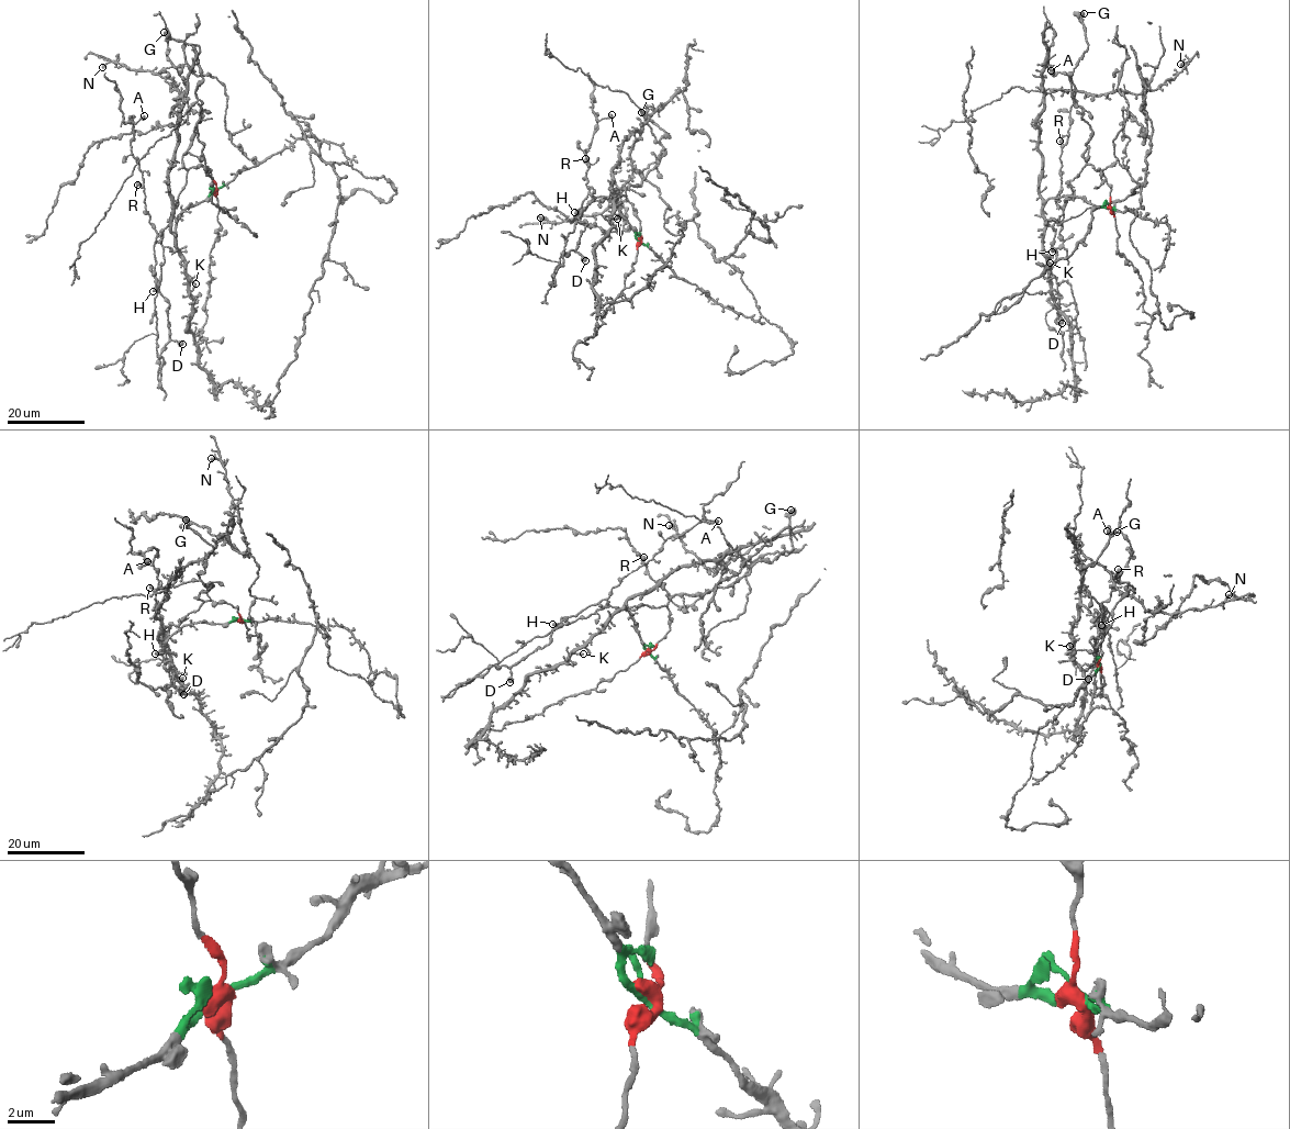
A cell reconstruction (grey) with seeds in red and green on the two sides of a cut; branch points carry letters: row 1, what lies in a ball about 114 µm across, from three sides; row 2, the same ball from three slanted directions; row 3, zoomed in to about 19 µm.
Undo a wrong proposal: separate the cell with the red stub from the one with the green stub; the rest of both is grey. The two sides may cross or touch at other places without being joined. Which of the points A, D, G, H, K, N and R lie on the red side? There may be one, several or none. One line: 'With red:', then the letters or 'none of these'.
With red: A, D, G, H, R

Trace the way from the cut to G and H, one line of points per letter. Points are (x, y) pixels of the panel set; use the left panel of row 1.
G: (214, 189), (208, 167), (182, 166), (201, 120), (195, 87), (202, 78), (200, 47), (164, 32)
H: (214, 189), (208, 167), (200, 165), (187, 171), (169, 224), (164, 230), (165, 260), (153, 291)

